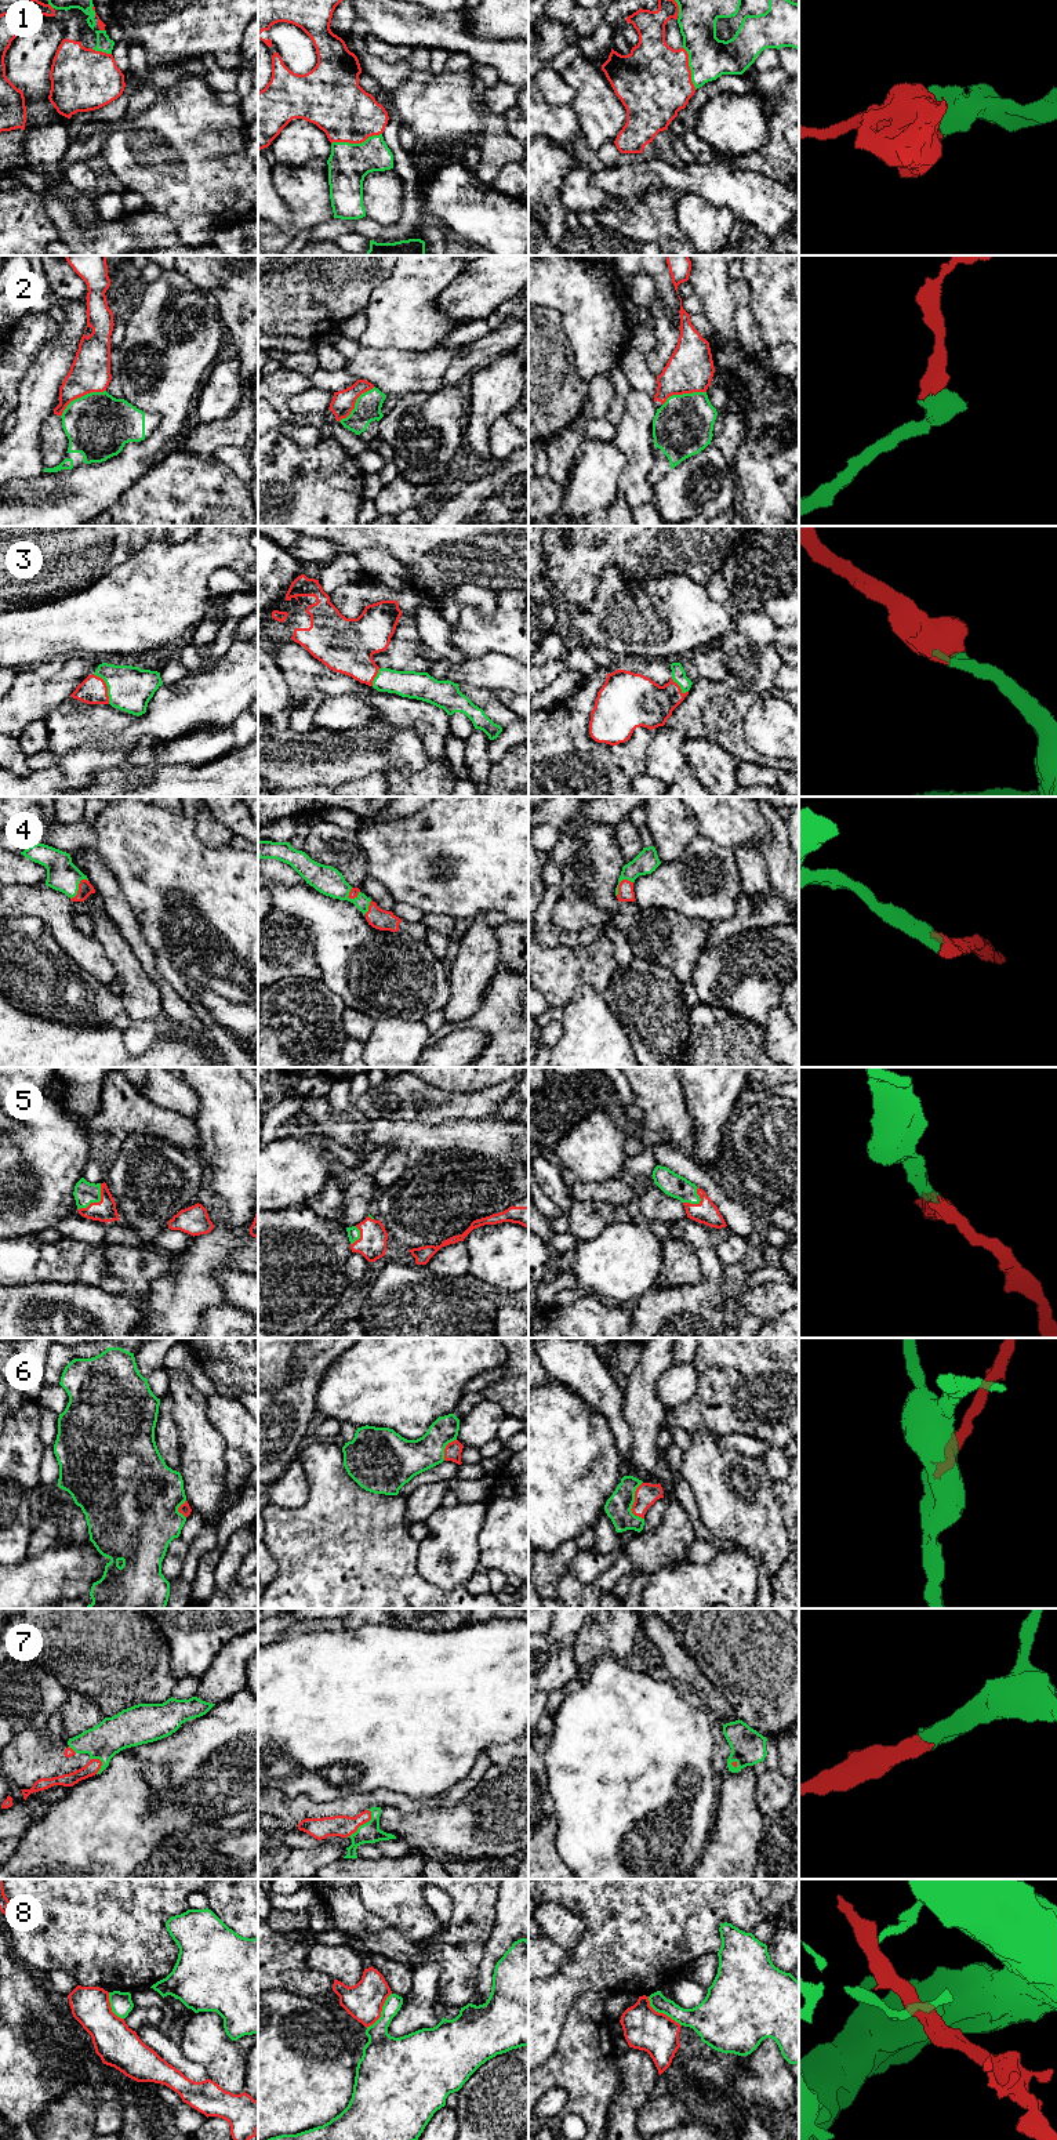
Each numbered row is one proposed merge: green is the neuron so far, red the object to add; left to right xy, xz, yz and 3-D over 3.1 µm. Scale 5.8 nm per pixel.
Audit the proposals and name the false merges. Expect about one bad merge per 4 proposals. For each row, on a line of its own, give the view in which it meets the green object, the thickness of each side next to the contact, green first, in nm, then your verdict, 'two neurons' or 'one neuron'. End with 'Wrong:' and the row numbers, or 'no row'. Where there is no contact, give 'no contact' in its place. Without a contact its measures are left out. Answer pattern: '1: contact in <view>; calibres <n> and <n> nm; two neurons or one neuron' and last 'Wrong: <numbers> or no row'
1: contact in xz; calibres 240 and 340 nm; one neuron
2: contact in xy; calibres 380 and 240 nm; two neurons
3: contact in xy; calibres 260 and 160 nm; one neuron
4: contact in xy; calibres 180 and 80 nm; one neuron
5: contact in xy; calibres 130 and 130 nm; one neuron
6: contact in yz; calibres 150 and 140 nm; one neuron
7: contact in xz; calibres 120 and 130 nm; one neuron
8: contact in yz; calibres 170 and 240 nm; two neurons
Wrong: 2, 8

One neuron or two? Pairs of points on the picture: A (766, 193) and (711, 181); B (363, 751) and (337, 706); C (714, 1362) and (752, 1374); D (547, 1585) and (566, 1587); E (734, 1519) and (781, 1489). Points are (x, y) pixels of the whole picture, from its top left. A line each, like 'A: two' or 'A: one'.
A: one
B: two
C: one
D: two
E: two

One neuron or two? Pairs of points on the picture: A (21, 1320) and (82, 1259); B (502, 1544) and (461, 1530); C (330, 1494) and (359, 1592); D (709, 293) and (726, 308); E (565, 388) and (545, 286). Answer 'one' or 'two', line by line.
A: two
B: two
C: one
D: one
E: two

